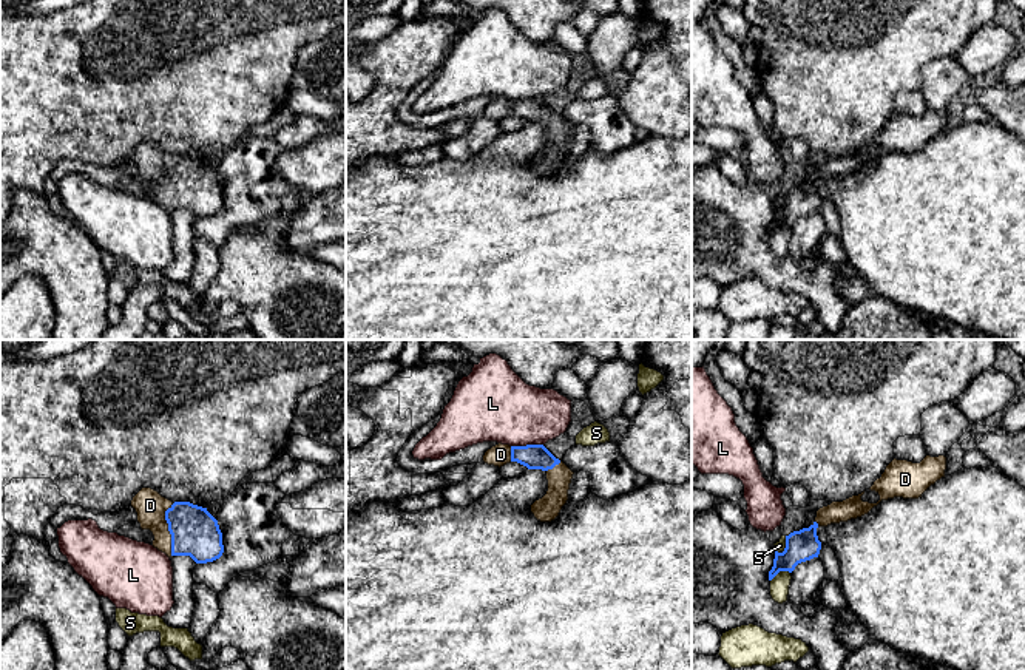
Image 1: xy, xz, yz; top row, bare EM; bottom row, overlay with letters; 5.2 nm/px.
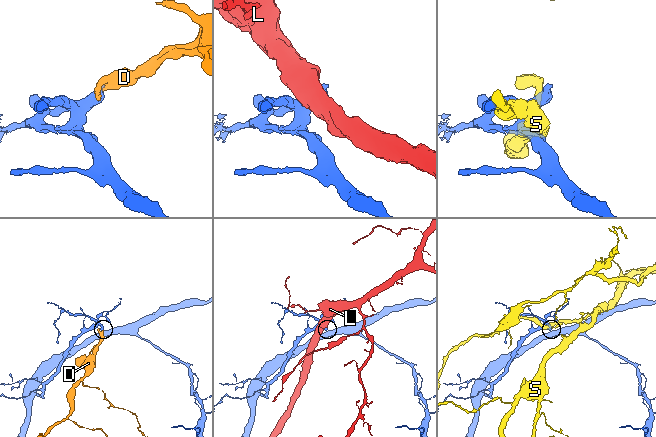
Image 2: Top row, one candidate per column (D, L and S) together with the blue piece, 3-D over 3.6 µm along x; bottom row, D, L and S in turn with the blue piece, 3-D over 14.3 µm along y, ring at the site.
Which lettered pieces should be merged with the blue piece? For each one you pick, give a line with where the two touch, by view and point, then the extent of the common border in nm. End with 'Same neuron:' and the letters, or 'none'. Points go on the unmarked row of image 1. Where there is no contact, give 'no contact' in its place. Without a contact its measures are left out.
D: meets blue in xy at (169, 184); contact 280 nm long
Same neuron: D

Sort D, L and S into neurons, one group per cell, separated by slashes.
D / L / S

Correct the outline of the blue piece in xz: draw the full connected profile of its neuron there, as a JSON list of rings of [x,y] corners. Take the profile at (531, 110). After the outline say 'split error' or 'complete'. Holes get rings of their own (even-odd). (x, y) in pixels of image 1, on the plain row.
[[[499,97],[485,107],[483,116],[499,122],[509,116],[517,116],[528,124],[546,127],[548,145],[531,159],[531,167],[540,176],[554,174],[568,154],[568,144],[574,127],[543,99],[509,100]]]; split error

